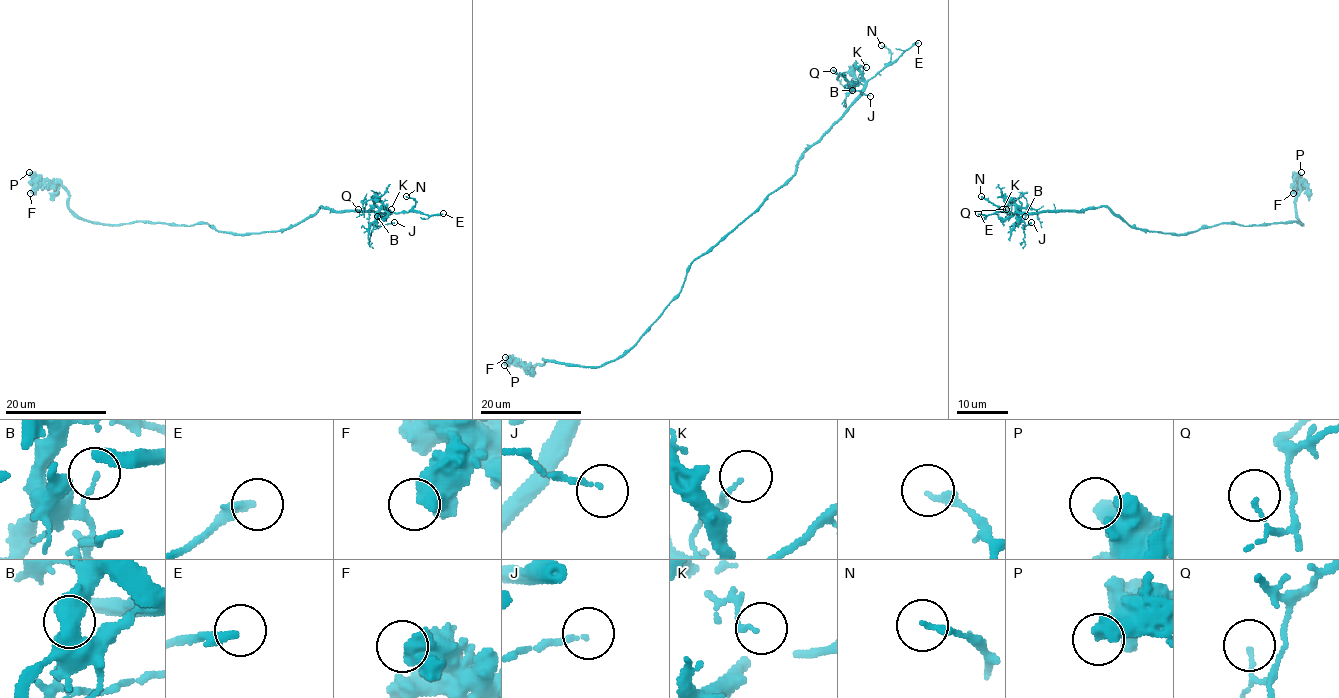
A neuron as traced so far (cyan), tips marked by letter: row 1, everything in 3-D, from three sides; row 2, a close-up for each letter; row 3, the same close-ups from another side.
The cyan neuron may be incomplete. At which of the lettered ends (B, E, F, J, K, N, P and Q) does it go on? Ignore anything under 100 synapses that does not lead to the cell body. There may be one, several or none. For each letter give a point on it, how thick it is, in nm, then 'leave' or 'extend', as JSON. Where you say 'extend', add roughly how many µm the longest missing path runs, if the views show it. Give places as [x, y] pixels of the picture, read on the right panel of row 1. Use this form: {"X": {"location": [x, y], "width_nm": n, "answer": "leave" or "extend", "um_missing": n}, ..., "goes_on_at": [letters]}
{"B": {"location": [1025, 216], "width_nm": 110, "answer": "leave"}, "E": {"location": [978, 213], "width_nm": 280, "answer": "extend", "um_missing": 50}, "F": {"location": [1293, 193], "width_nm": 500, "answer": "leave"}, "J": {"location": [1031, 222], "width_nm": 130, "answer": "leave"}, "K": {"location": [1002, 209], "width_nm": 130, "answer": "leave"}, "N": {"location": [981, 196], "width_nm": 200, "answer": "leave"}, "P": {"location": [1301, 172], "width_nm": 420, "answer": "leave"}, "Q": {"location": [1006, 209], "width_nm": 60, "answer": "leave"}, "goes_on_at": ["E"]}

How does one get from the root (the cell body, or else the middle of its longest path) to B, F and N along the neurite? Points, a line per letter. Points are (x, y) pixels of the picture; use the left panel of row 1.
B: (238, 233), (289, 229), (321, 207), (333, 210), (388, 213), (377, 221), (377, 216)
F: (238, 233), (219, 232), (208, 223), (91, 223), (68, 207), (68, 194), (58, 183), (40, 184), (30, 193)
N: (238, 233), (289, 229), (321, 207), (333, 210), (406, 213), (415, 205), (412, 199), (406, 196)

